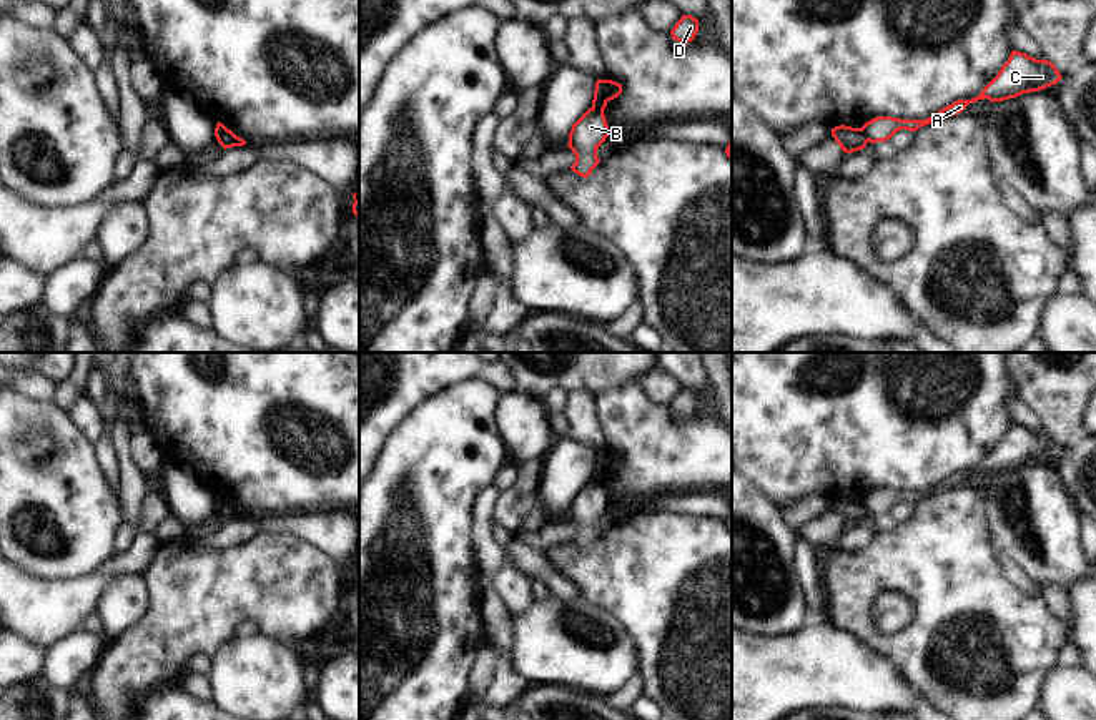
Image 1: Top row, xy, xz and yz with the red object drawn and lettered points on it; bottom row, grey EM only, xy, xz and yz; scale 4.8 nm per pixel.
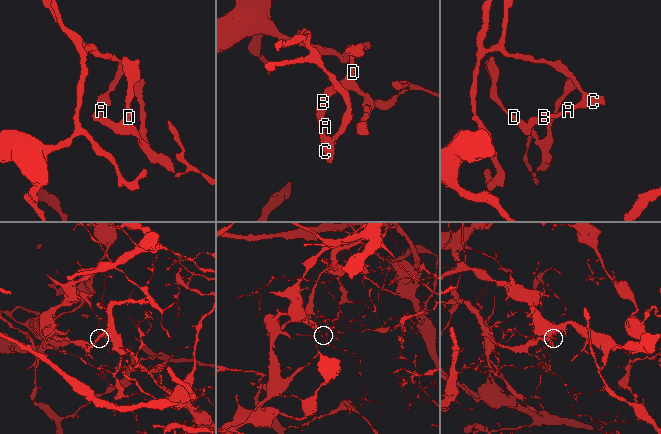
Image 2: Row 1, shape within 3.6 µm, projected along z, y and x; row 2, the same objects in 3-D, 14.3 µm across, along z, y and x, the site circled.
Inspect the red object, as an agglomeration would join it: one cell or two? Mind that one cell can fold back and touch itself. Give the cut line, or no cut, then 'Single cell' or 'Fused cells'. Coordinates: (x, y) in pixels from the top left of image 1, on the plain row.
Split along yz (860, 501), (868, 512). Fused cells

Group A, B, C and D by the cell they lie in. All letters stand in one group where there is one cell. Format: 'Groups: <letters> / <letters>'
Groups: A B C / D

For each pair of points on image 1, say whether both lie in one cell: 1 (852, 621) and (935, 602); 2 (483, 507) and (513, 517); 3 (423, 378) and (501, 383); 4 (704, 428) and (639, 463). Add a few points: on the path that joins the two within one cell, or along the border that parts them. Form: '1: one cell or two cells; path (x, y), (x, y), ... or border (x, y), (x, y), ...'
1: one cell; path (863, 597), (880, 581), (912, 581)
2: two cells; border (501, 493), (491, 522)
3: one cell; path (443, 369), (481, 369)
4: one cell; path (687, 444), (677, 454), (662, 454), (656, 461)

